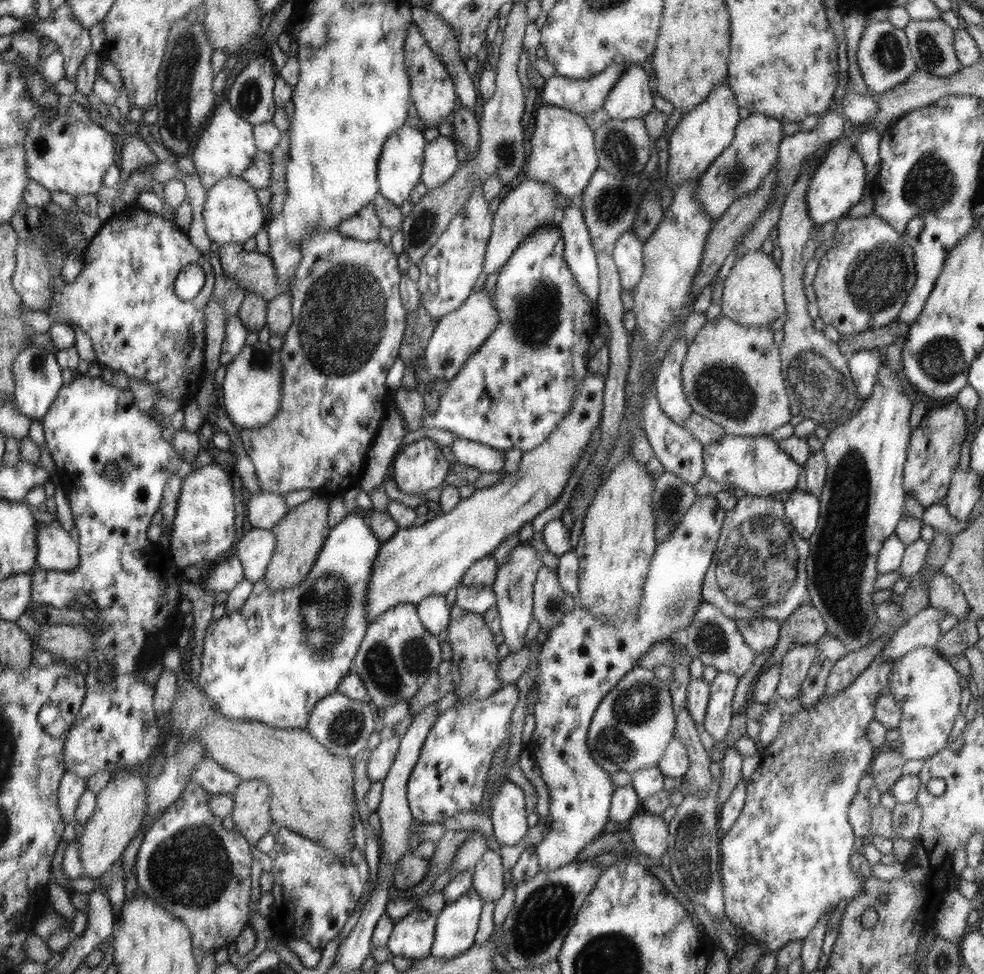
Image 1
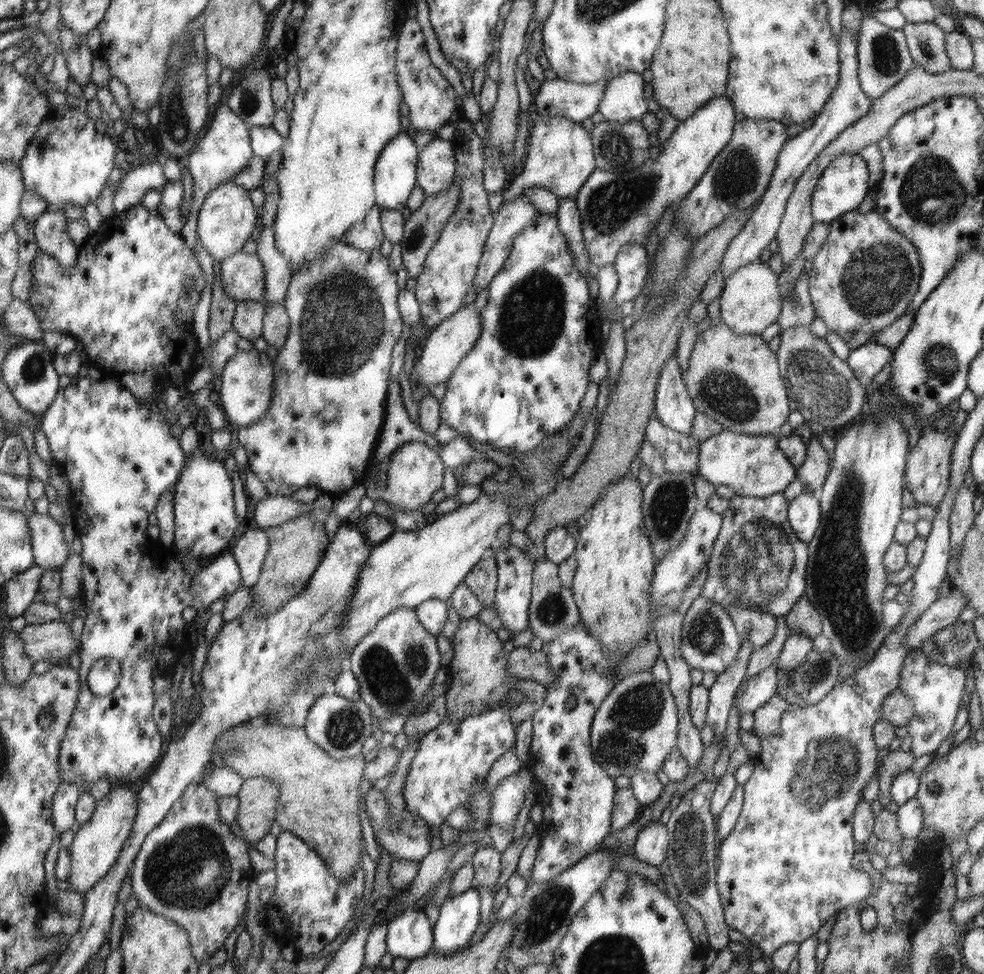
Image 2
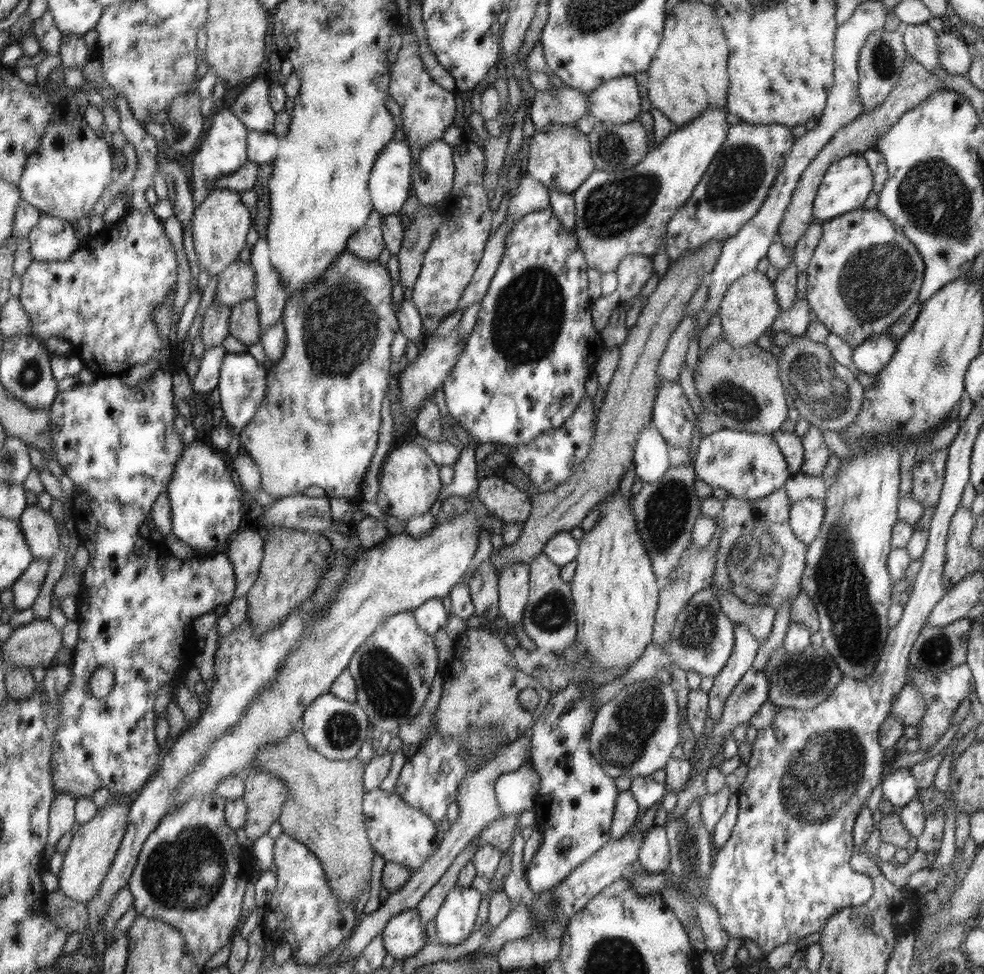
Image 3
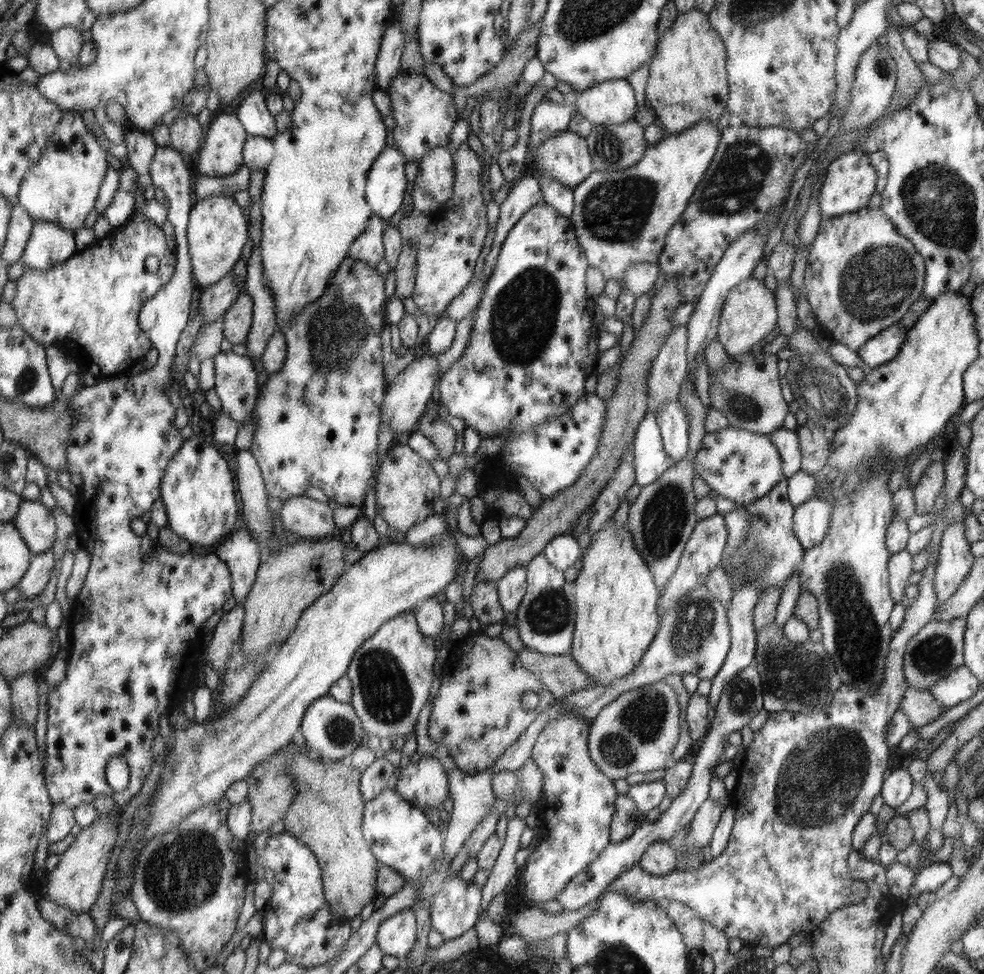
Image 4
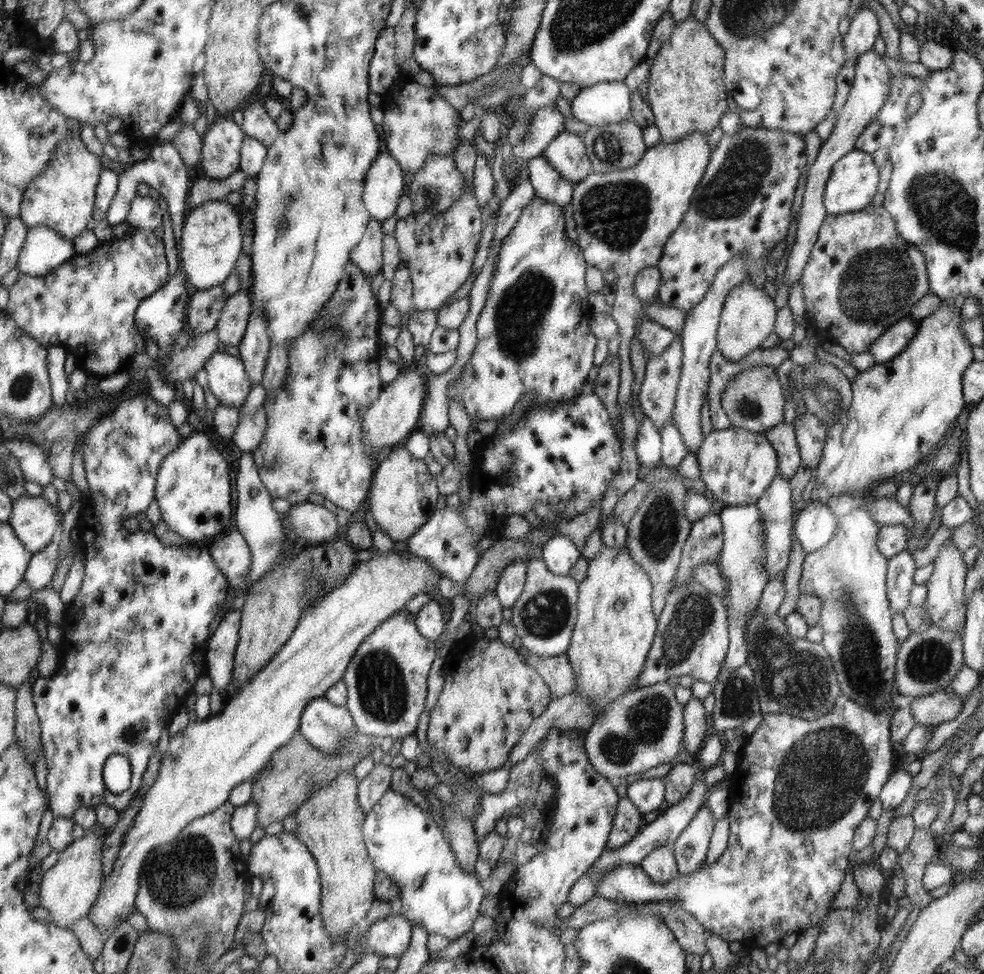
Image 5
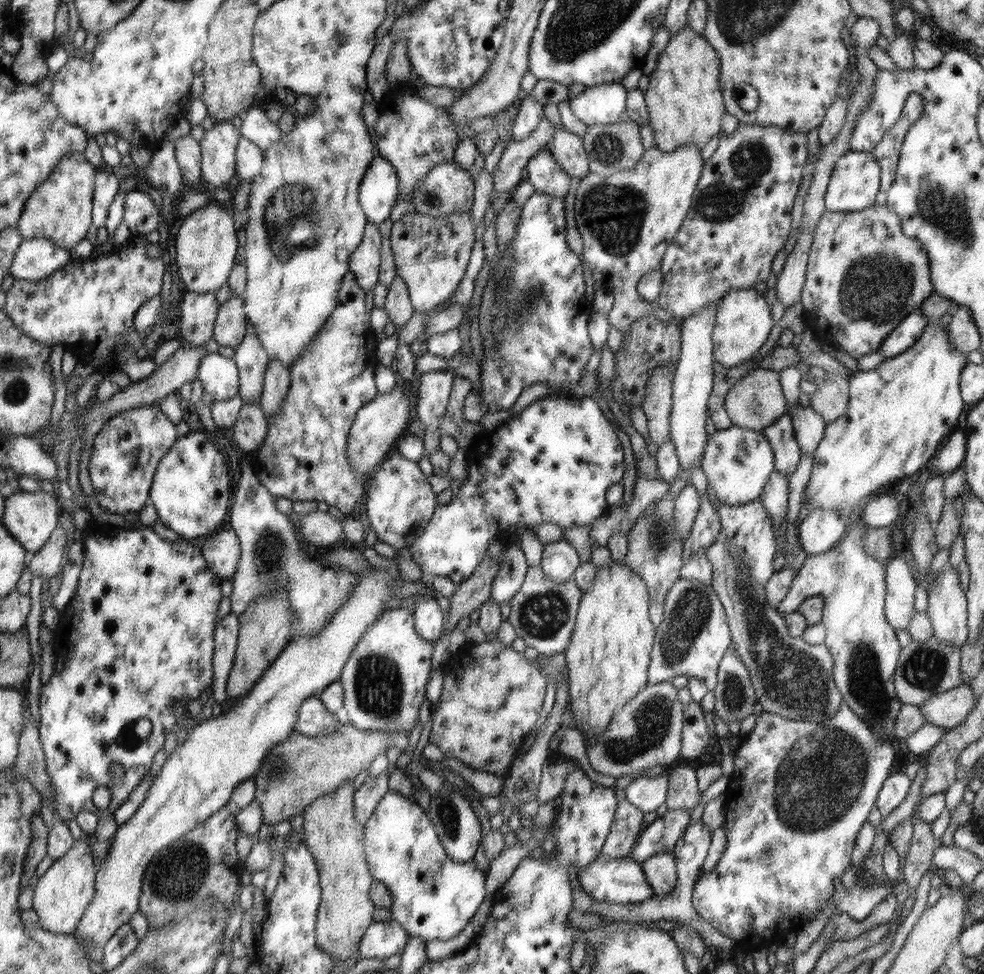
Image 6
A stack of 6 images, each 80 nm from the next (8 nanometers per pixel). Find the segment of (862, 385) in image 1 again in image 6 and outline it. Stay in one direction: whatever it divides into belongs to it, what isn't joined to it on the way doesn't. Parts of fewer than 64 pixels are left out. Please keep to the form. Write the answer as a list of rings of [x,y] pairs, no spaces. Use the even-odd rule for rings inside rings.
[[[914,310],[889,336],[879,348],[879,353],[887,358],[906,352],[922,336],[930,323],[922,311]]]

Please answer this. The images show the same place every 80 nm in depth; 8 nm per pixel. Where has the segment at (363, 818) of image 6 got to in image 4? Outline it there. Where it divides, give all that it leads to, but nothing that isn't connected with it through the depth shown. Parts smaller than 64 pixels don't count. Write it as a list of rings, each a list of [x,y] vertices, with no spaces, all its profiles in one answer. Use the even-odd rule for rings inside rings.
[[[394,757],[376,758],[376,760],[361,774],[361,792],[366,802],[377,798],[387,788],[391,787],[391,779],[395,771]]]

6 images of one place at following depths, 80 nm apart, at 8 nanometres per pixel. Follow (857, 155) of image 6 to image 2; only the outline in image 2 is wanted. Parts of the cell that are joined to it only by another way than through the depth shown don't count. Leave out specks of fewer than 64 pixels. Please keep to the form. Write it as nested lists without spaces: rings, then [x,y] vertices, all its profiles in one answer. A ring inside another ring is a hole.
[[[844,154],[833,160],[816,183],[811,198],[811,213],[815,222],[831,223],[847,212],[856,211],[868,192],[868,169],[866,160],[858,154]]]

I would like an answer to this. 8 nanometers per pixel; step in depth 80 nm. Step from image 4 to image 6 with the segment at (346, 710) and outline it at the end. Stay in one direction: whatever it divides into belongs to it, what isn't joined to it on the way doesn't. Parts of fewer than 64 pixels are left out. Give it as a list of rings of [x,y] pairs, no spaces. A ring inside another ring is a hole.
[[[314,696],[302,701],[297,712],[295,730],[304,736],[320,738],[326,734],[338,733],[341,724],[336,715],[322,704],[320,697]]]

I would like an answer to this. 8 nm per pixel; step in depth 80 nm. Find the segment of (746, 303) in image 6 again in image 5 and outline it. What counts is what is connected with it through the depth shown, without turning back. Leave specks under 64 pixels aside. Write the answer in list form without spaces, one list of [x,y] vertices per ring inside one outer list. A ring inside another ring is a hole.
[[[744,280],[732,287],[725,298],[717,328],[717,350],[730,362],[744,359],[749,352],[760,349],[760,344],[768,338],[768,334],[772,334],[772,330],[775,330],[774,318],[777,316],[772,298],[763,288],[757,288],[750,280]]]

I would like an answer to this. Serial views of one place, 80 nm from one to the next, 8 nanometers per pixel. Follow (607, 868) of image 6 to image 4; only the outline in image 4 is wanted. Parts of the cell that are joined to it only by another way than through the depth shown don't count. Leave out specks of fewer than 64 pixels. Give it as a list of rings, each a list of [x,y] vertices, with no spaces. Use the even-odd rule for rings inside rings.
[[[936,520],[932,525],[935,526],[932,541],[929,544],[932,551],[930,551],[928,566],[923,570],[924,577],[922,577],[922,580],[917,584],[919,595],[918,598],[910,601],[910,607],[905,610],[905,619],[902,626],[898,630],[894,630],[890,651],[887,655],[885,678],[883,678],[881,686],[871,694],[862,694],[856,688],[850,688],[847,684],[843,683],[841,688],[835,693],[833,702],[820,712],[800,714],[798,712],[785,710],[784,712],[770,713],[764,726],[762,726],[760,730],[757,730],[757,732],[753,732],[754,740],[752,740],[752,744],[745,750],[743,762],[737,768],[739,774],[738,782],[736,786],[734,786],[732,793],[728,794],[730,798],[729,804],[734,807],[736,818],[734,819],[732,838],[729,839],[729,844],[725,848],[725,851],[718,858],[708,859],[706,864],[699,869],[685,871],[674,870],[666,876],[652,876],[643,868],[640,868],[640,866],[632,867],[629,871],[623,872],[622,875],[618,876],[608,889],[616,892],[625,892],[625,895],[629,896],[629,898],[640,901],[650,901],[652,903],[662,900],[662,898],[677,900],[689,906],[692,910],[695,910],[701,919],[703,918],[703,920],[707,920],[707,922],[713,924],[714,928],[724,932],[729,939],[742,940],[746,945],[752,947],[763,946],[767,948],[774,948],[787,943],[792,935],[812,934],[832,912],[855,906],[869,895],[869,892],[866,890],[865,880],[854,880],[852,874],[849,872],[848,854],[852,854],[852,834],[855,834],[856,827],[863,818],[862,810],[864,810],[864,814],[866,815],[870,804],[872,804],[872,800],[880,794],[880,788],[883,787],[882,782],[885,782],[884,776],[886,776],[886,772],[888,772],[890,748],[888,748],[888,744],[886,744],[886,732],[888,732],[891,719],[899,711],[899,707],[902,706],[901,700],[905,696],[905,690],[907,689],[905,673],[903,672],[907,644],[917,635],[917,632],[935,616],[936,600],[938,600],[936,596],[938,596],[938,593],[936,593],[936,589],[934,589],[933,578],[935,564],[937,563],[937,552],[940,548],[940,542],[942,542],[946,523],[944,523],[944,520]]]

